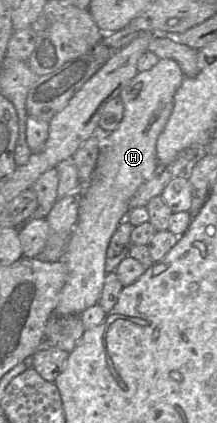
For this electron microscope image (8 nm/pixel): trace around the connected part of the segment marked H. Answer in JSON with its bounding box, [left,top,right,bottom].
[54,59,184,315]

